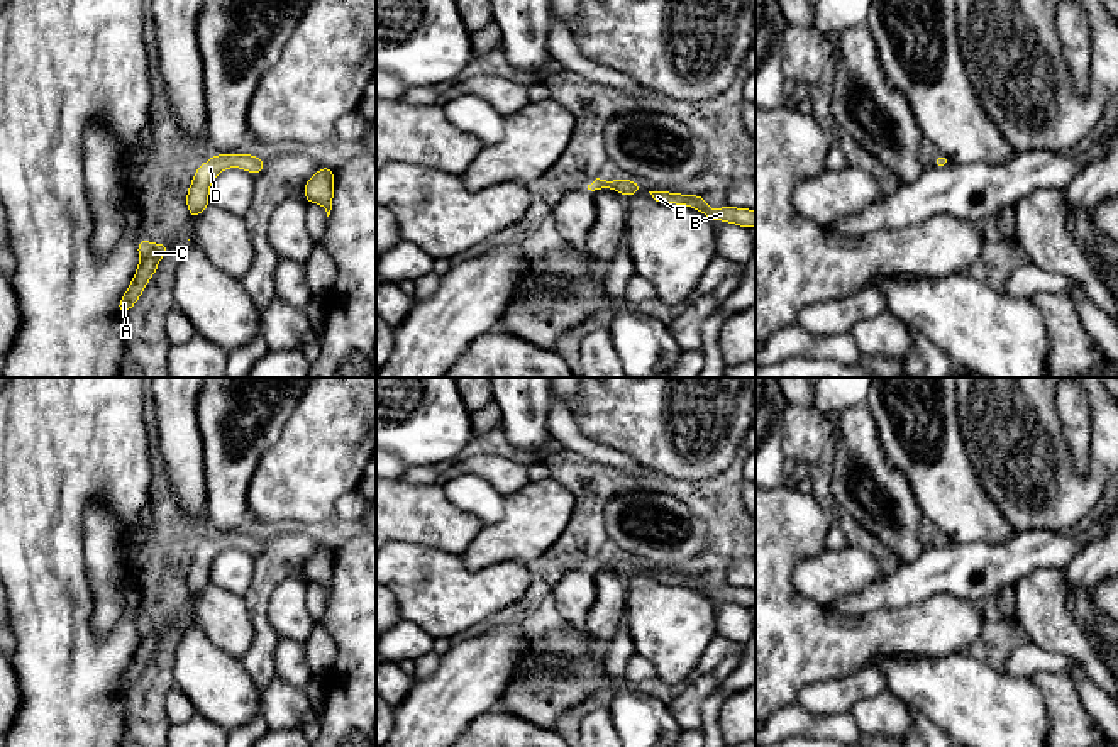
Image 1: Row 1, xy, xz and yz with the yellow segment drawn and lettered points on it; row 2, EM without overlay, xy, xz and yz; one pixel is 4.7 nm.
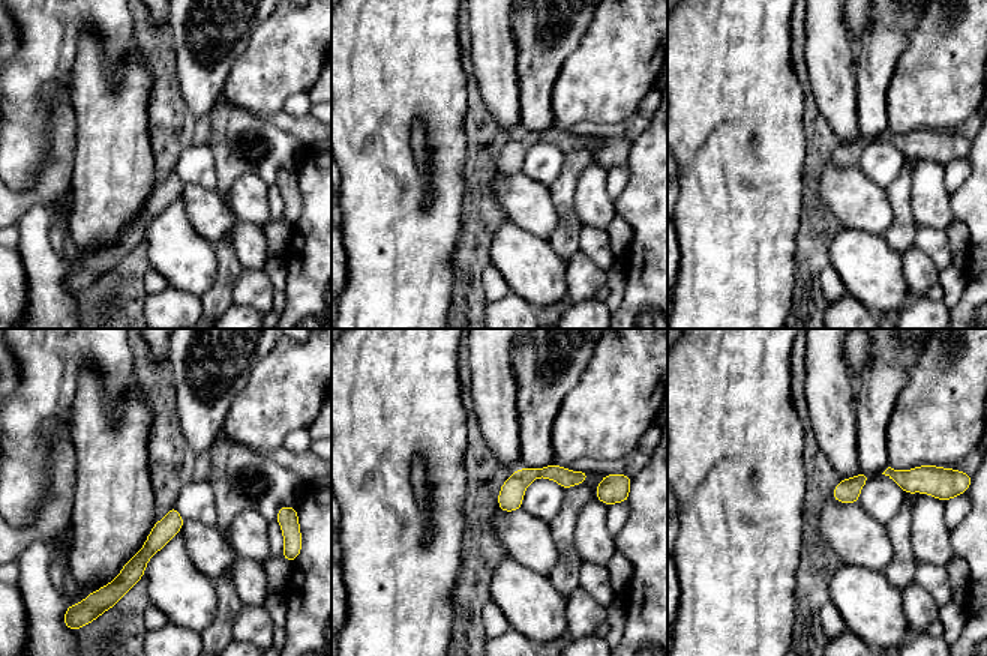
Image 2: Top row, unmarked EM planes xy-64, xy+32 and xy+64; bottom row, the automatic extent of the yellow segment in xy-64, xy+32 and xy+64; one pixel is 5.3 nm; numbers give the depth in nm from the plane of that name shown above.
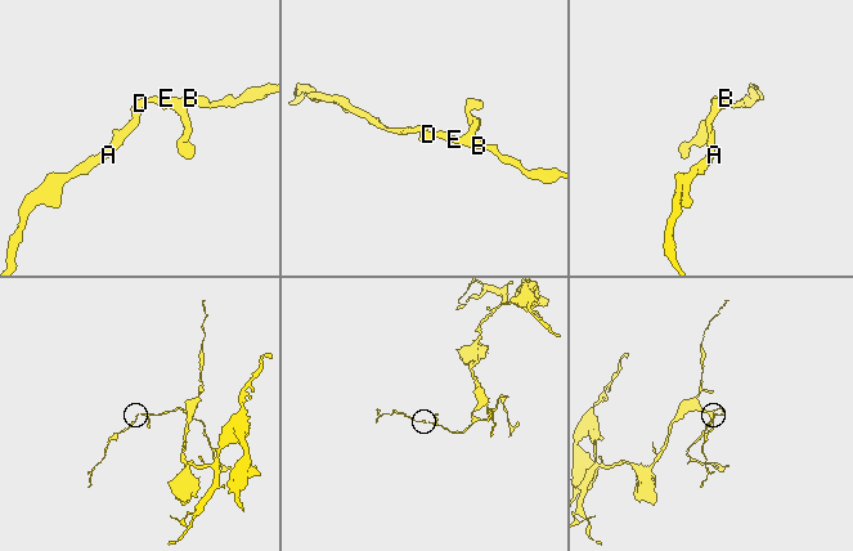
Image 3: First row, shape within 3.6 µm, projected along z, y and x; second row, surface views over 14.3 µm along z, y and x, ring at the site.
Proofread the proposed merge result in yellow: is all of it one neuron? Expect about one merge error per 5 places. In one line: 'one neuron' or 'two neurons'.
one neuron

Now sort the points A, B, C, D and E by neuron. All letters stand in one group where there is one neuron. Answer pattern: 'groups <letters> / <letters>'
groups A B C D E

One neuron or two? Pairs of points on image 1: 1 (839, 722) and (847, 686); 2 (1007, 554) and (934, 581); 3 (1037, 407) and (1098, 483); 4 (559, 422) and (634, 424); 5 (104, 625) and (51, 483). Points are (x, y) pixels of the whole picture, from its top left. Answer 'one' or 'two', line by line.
1: two
2: one
3: one
4: two
5: two

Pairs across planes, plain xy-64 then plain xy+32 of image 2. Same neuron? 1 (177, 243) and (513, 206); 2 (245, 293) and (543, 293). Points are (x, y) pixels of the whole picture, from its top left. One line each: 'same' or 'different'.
1: different
2: different

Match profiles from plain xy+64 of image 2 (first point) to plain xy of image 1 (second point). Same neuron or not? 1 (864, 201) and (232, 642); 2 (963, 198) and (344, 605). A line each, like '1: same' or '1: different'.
1: same
2: same

